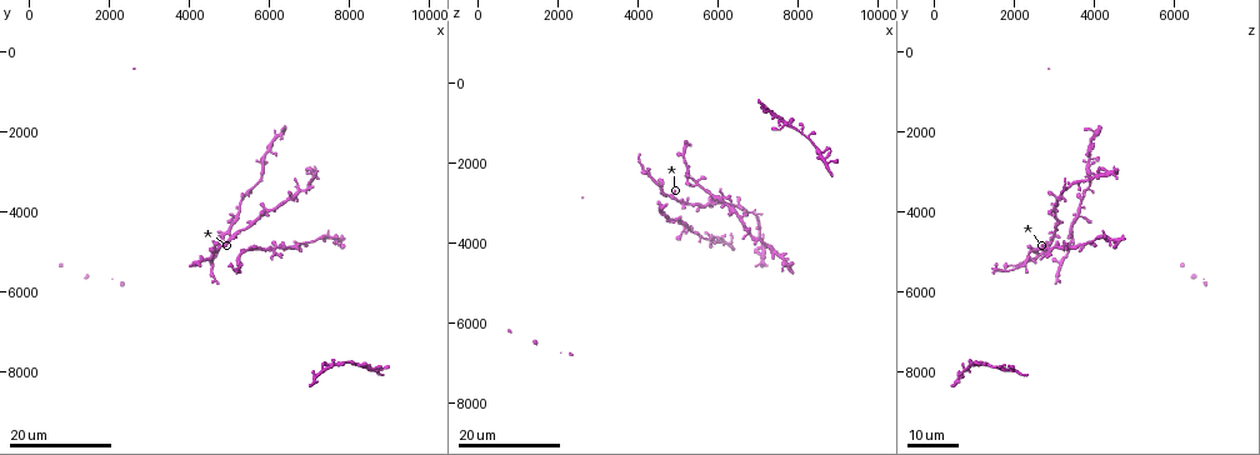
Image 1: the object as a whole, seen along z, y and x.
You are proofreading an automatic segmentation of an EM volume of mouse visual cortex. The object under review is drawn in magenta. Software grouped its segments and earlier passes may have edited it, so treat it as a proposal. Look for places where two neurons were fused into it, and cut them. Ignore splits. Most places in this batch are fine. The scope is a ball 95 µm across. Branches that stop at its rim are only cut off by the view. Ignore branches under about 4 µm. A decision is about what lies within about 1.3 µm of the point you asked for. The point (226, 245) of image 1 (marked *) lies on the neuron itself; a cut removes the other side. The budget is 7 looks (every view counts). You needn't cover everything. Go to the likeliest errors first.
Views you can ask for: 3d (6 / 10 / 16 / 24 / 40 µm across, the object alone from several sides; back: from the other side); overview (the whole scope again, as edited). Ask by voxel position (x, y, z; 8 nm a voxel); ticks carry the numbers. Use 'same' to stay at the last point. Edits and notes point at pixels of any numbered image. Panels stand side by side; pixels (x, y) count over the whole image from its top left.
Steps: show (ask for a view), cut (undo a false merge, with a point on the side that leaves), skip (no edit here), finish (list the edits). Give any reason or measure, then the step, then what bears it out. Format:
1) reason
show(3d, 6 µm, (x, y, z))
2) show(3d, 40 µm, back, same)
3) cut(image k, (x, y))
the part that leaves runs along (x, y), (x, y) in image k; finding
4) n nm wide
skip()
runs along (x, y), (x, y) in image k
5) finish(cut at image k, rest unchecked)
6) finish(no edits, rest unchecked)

show(3d, 16 µm, (5400, 4900, 2500))

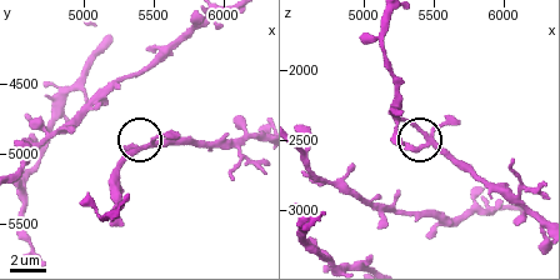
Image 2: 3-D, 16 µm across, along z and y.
closer look
show(3d, 6 µm, (5440, 4940, 2440))

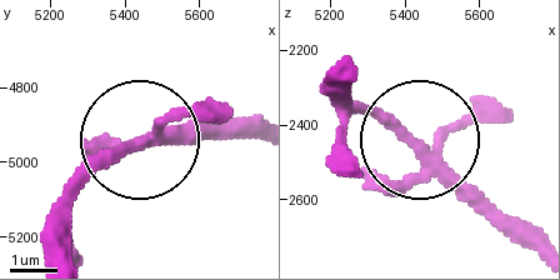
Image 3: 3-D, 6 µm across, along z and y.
skip()
continuous, no second neuron

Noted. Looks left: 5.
four-way junction
show(3d, 24 µm, (4850, 4900, 2800))

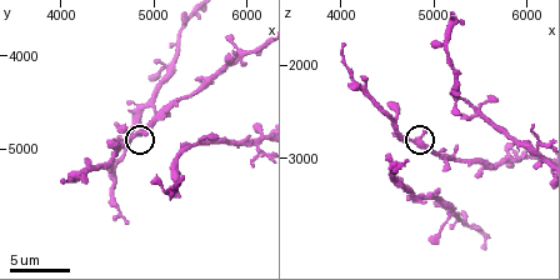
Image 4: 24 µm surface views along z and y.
show(3d, 10 µm, (4800, 4850, 2850))

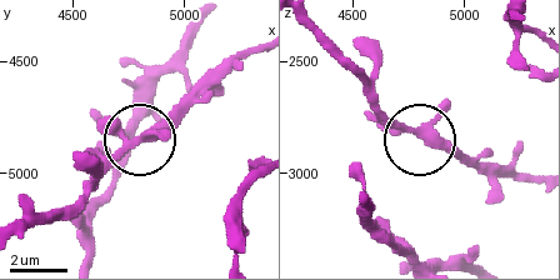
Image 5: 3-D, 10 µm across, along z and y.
side arm 13 µm
skip()
runs along (448, 103), (419, 130), (398, 126), (371, 103) in image 5; all the same neuron

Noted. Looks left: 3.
four or more arms meet
show(3d, 16 µm, (4950, 4500, 3400))

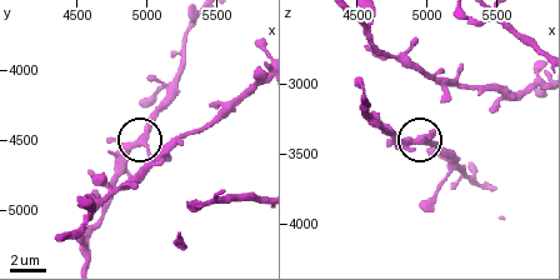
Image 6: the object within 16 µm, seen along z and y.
side arm 49 µm
skip()
runs along (416, 39), (411, 60), (443, 91), (431, 135), (395, 140) in image 6; one neuron here

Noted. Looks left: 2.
finish(no edits, rest unchecked)

